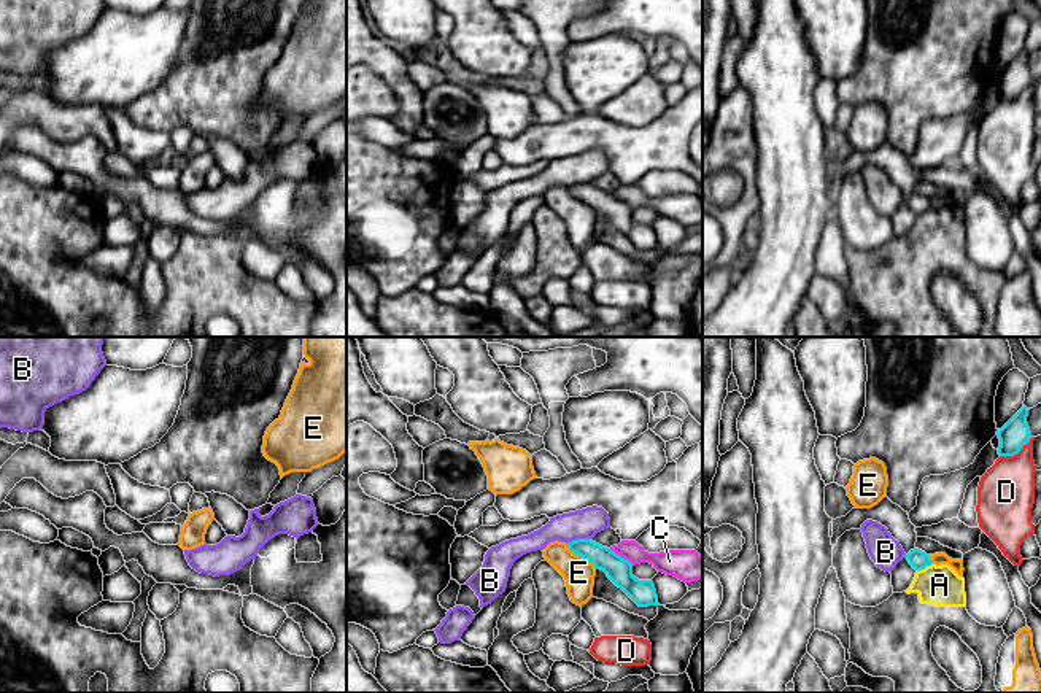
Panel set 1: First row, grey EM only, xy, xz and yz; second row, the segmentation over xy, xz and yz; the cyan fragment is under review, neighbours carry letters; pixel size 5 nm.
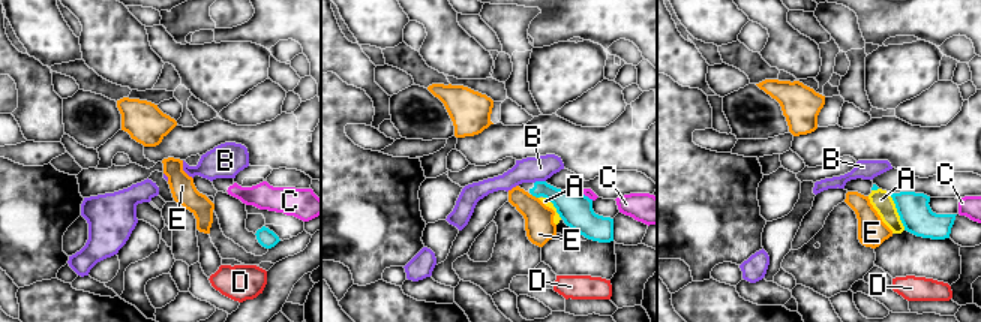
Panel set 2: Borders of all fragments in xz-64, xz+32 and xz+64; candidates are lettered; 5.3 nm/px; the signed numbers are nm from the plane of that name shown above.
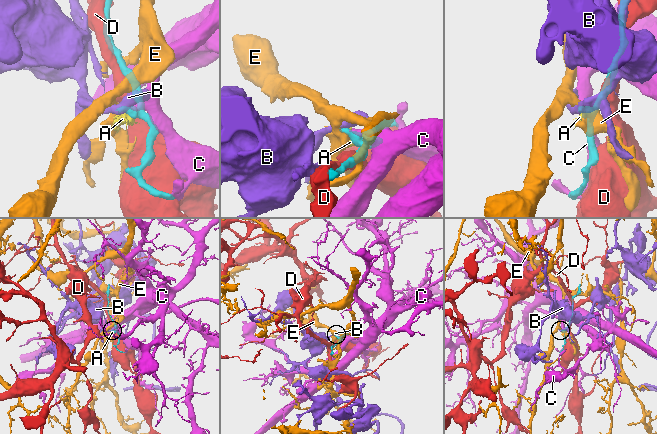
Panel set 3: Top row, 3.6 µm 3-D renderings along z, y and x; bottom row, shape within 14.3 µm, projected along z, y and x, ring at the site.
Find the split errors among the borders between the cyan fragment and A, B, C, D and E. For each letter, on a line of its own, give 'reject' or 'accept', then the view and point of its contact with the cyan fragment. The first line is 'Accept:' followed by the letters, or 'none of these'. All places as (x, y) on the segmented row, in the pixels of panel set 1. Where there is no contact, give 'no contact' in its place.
Accept: none of these
A: reject; contact yz (924, 568)
B: reject; contact xz (579, 539)
C: reject; contact xz (620, 557)
D: reject; contact yz (1016, 453)
E: reject; contact xz (580, 555)

